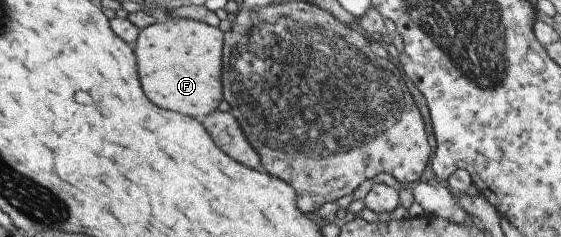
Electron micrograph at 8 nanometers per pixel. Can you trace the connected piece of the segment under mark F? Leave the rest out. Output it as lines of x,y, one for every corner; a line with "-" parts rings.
175,17
140,29
131,48
141,89
151,103
191,115
197,121
217,109
222,100
221,58
225,49
225,35
220,29

